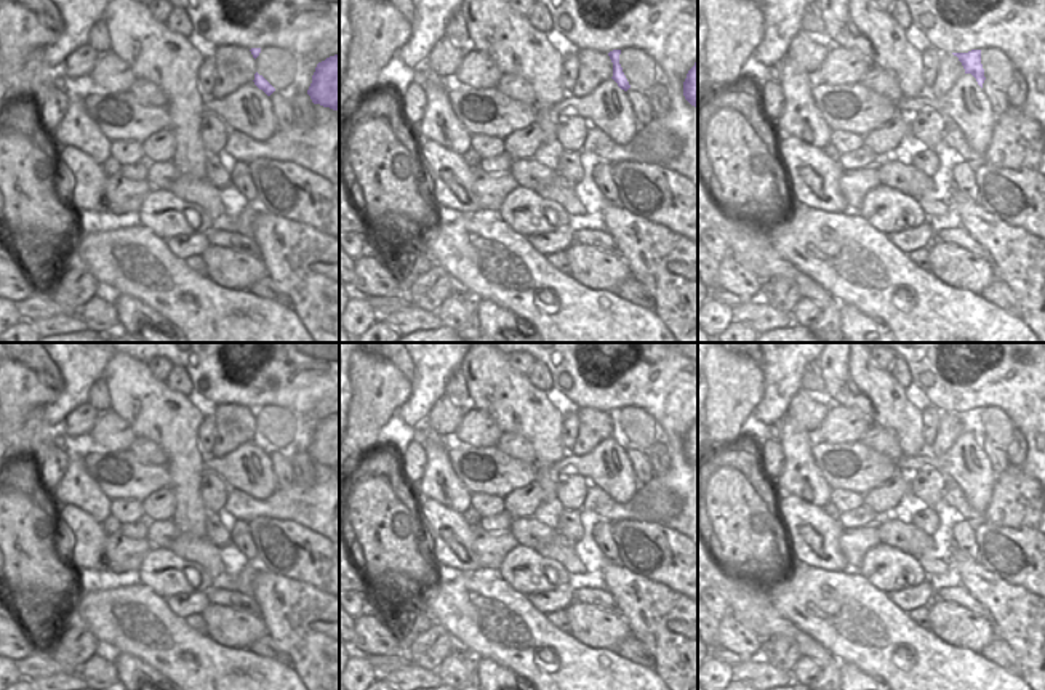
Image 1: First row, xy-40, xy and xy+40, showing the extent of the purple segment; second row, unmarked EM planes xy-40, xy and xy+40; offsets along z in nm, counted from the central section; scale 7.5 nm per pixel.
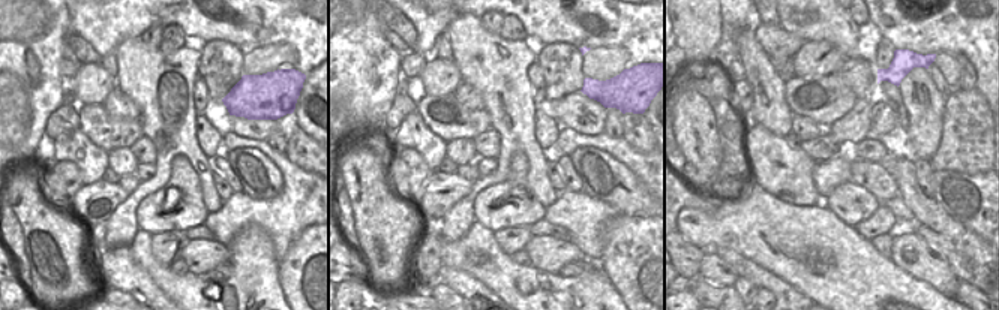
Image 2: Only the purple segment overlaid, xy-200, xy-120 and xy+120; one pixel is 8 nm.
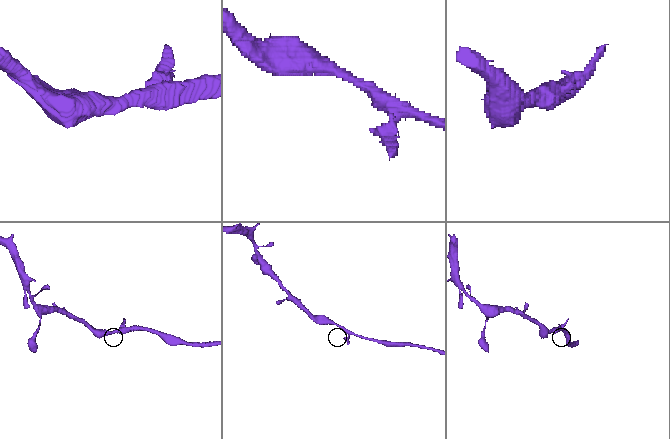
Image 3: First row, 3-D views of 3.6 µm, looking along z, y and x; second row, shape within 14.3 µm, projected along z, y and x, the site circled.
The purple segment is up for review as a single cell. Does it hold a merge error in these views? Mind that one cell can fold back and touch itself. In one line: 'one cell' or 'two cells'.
one cell

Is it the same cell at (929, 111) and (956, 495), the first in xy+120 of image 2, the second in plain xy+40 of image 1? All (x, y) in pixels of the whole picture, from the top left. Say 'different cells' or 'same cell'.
different cells

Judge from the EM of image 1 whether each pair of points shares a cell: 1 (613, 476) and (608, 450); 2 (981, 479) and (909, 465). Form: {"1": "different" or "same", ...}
{"1": "same", "2": "same"}

